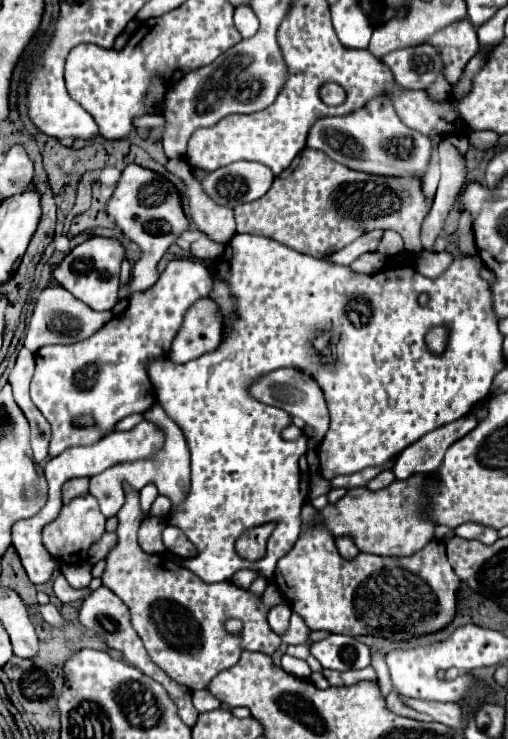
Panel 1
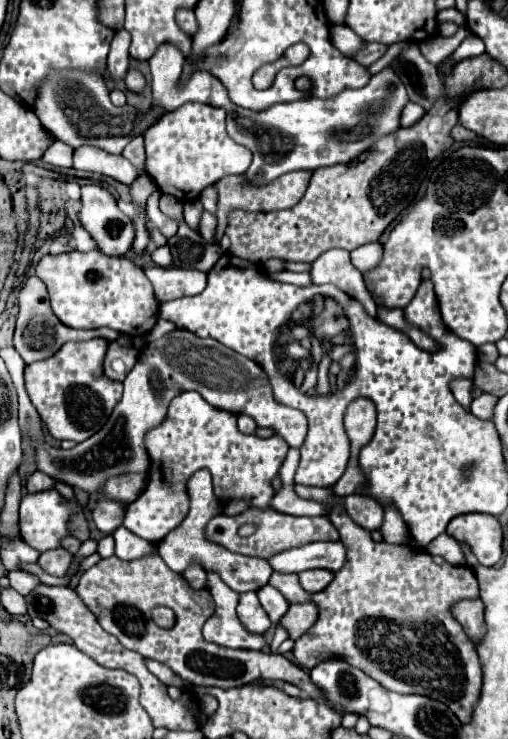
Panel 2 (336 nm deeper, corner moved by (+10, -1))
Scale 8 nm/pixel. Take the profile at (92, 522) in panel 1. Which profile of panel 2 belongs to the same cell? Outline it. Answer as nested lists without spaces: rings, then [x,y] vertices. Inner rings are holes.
[[[48,490],[48,492],[36,492],[36,494],[26,494],[20,504],[20,534],[22,540],[28,542],[38,552],[46,552],[52,548],[60,548],[62,540],[70,536],[70,526],[72,524],[72,514],[76,512],[76,500],[64,498],[58,490]]]

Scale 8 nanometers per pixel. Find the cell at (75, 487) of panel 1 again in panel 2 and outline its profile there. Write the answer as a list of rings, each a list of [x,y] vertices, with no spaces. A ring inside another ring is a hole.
[[[34,472],[30,478],[28,478],[28,492],[44,492],[44,490],[50,490],[54,488],[54,480],[50,476],[46,476],[44,472]]]

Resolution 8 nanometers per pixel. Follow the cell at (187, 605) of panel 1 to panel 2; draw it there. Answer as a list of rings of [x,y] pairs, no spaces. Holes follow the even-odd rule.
[[[115,555],[102,559],[96,566],[82,572],[76,592],[90,612],[94,612],[100,626],[116,636],[124,648],[134,650],[144,658],[168,664],[190,686],[232,688],[261,680],[284,680],[302,688],[310,698],[324,700],[324,692],[312,684],[308,672],[284,656],[268,658],[268,654],[258,650],[234,650],[206,642],[202,626],[216,610],[210,590],[194,590],[184,576],[172,572],[160,556],[133,561],[124,561]],[[156,606],[166,606],[176,614],[176,624],[172,628],[160,628],[152,620],[150,614]]]

